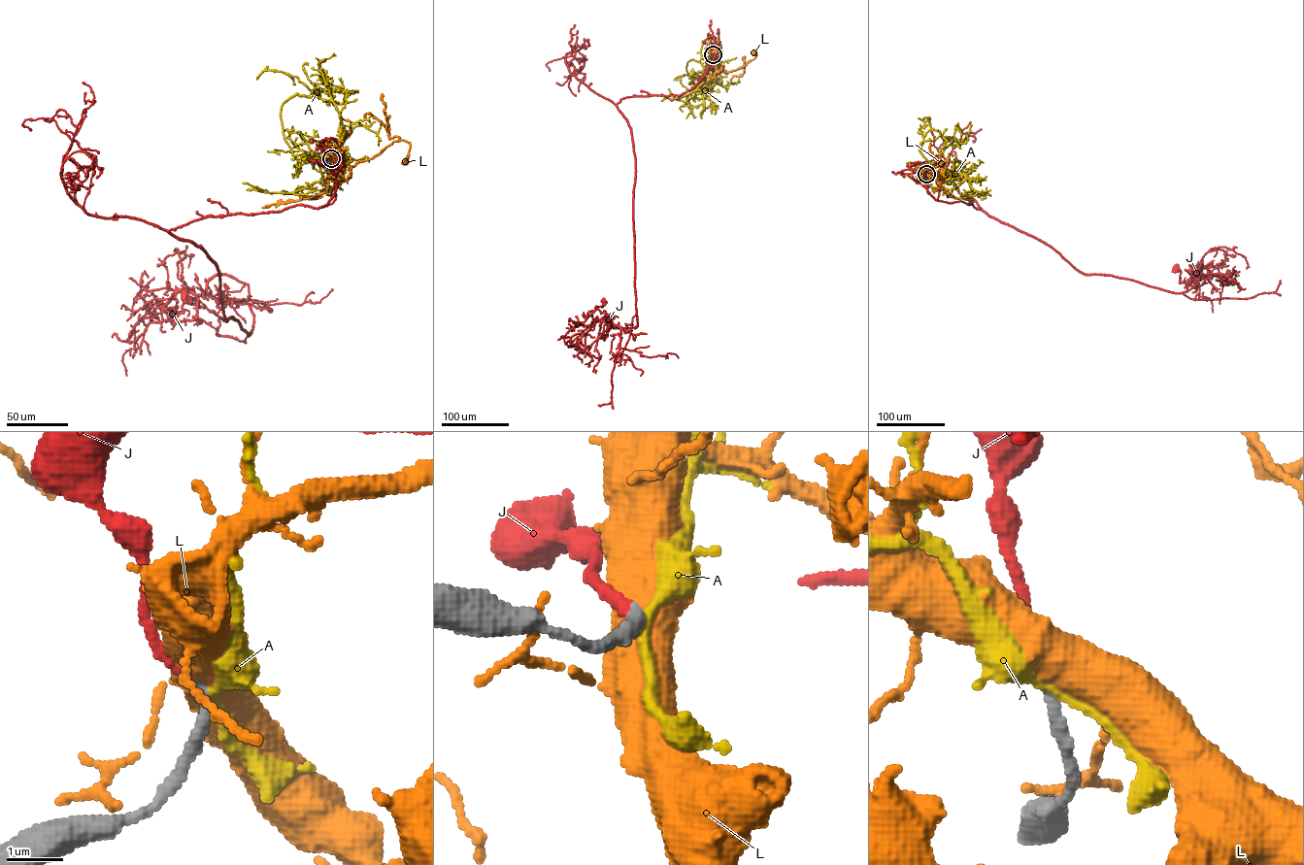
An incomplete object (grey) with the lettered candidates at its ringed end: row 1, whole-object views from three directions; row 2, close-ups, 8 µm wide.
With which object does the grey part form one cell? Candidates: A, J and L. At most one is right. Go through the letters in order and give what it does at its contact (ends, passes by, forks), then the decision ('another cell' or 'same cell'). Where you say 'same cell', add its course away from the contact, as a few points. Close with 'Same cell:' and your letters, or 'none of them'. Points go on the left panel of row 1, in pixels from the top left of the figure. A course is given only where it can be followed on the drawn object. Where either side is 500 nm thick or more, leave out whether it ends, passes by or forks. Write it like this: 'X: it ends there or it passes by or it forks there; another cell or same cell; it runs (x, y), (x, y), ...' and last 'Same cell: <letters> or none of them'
A: it passes by; another cell
J: it ends there; same cell; it runs (331, 158), (324, 206), (169, 231), (250, 333), (246, 283), (216, 275), (174, 323), (185, 297)
L: another cell
Same cell: J

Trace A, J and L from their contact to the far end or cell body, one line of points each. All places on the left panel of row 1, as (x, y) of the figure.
A: (331, 159), (328, 146), (322, 155), (293, 155), (283, 133), (282, 105), (316, 93), (280, 71), (256, 79)
J: (331, 158), (324, 206), (169, 231), (250, 333), (246, 283), (216, 275), (174, 323), (185, 297)
L: (331, 158), (352, 166), (373, 158), (393, 142), (402, 140), (410, 145), (404, 162)

